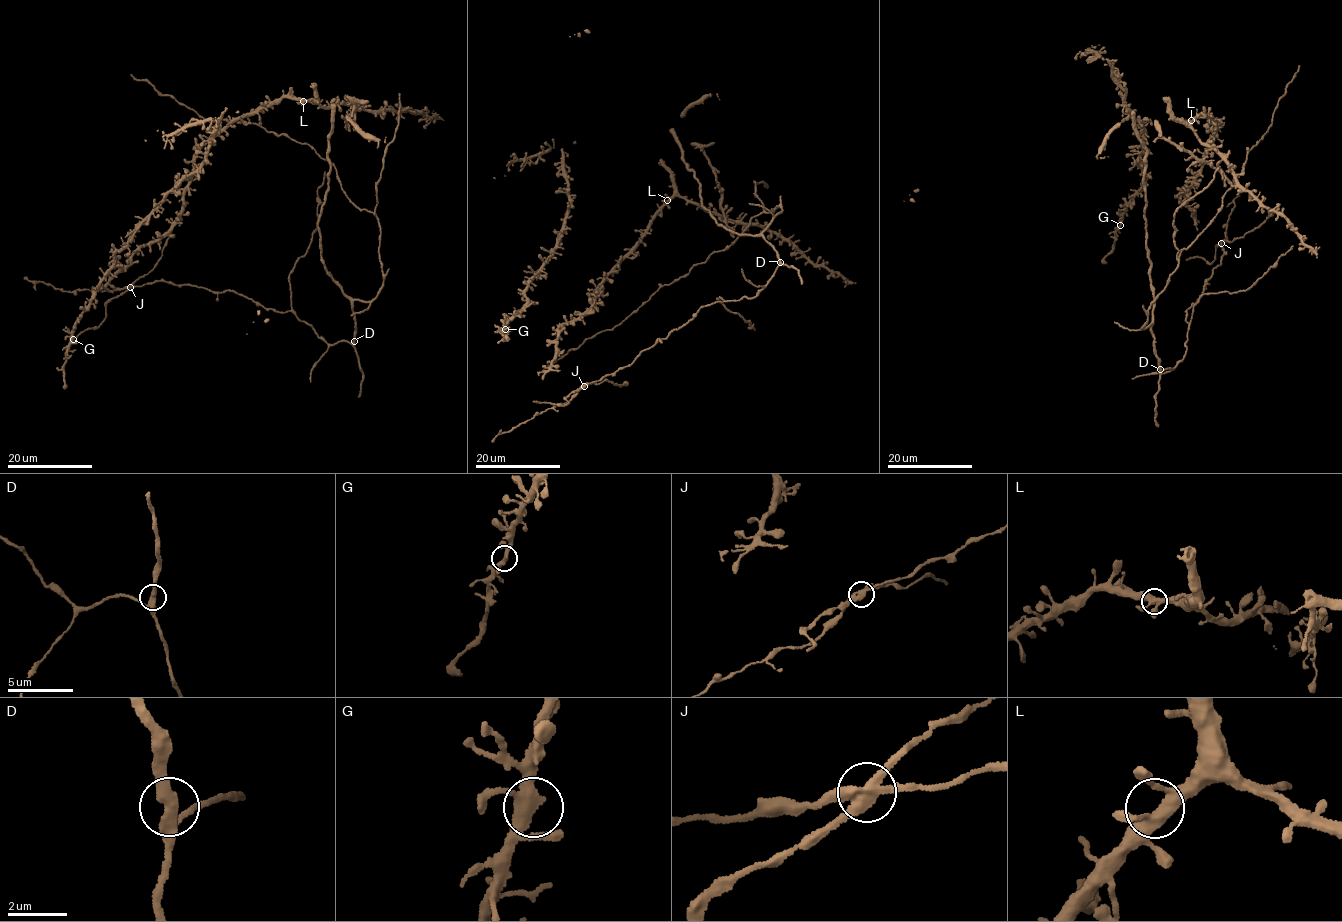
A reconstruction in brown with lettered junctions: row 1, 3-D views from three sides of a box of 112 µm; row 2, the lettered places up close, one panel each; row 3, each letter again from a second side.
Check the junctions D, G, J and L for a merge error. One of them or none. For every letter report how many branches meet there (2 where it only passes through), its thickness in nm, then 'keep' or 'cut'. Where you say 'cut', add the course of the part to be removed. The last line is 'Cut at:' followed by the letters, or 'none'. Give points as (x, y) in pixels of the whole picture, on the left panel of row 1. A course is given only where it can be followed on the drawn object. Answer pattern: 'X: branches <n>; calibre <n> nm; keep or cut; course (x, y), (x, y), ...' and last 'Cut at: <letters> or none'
D: branches 3; calibre 360 nm; keep
G: branches 4; calibre 320 nm; keep
J: branches 4; calibre 360 nm; cut; course (129, 287), (156, 266), (180, 212)
L: branches 4; calibre 360 nm; keep
Cut at: J

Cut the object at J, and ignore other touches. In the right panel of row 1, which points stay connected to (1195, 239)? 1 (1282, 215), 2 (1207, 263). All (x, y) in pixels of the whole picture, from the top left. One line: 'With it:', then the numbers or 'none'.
With it: 1

